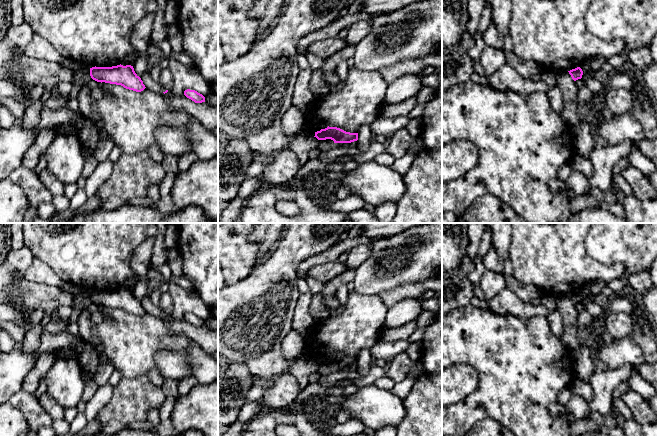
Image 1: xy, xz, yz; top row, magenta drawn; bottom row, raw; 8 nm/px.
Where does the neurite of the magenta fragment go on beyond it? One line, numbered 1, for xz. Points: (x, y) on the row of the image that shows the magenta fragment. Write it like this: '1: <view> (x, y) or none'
1: none

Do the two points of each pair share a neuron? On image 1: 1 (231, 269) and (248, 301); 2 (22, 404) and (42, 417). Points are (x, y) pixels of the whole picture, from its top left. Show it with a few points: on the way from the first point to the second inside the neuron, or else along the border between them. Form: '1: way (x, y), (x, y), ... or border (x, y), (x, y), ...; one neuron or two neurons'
1: border (255, 265), (245, 277), (228, 285); two neurons
2: way (27, 405), (37, 415); one neuron

